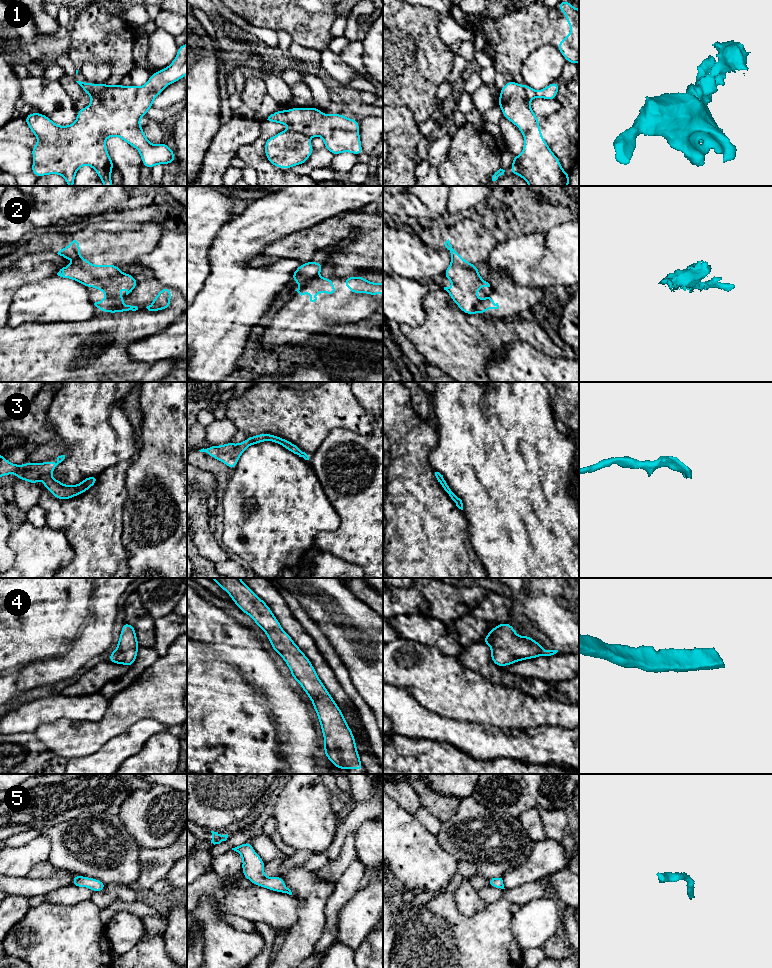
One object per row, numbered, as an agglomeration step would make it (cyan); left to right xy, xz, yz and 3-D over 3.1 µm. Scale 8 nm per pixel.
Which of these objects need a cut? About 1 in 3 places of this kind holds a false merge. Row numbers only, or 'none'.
1, 2

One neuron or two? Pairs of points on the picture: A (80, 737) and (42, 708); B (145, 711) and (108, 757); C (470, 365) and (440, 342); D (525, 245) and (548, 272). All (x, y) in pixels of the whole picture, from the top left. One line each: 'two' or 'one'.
A: two
B: two
C: one
D: one

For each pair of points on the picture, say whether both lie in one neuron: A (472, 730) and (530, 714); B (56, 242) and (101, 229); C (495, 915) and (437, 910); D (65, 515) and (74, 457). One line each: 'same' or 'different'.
A: different
B: same
C: same
D: different

